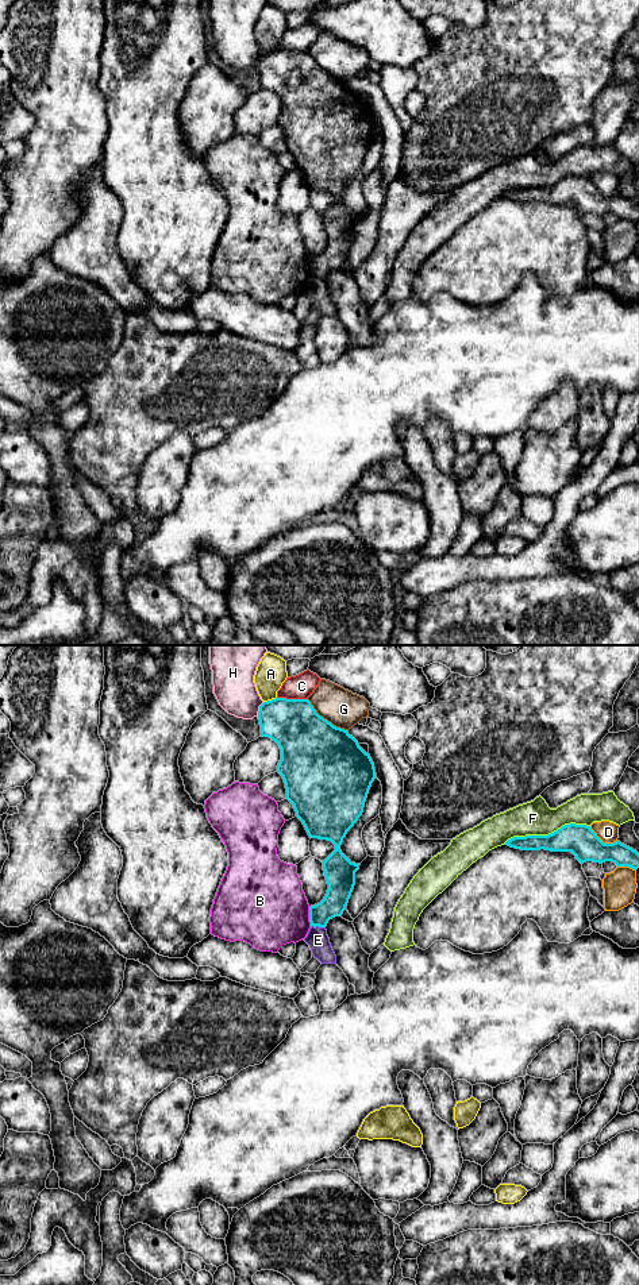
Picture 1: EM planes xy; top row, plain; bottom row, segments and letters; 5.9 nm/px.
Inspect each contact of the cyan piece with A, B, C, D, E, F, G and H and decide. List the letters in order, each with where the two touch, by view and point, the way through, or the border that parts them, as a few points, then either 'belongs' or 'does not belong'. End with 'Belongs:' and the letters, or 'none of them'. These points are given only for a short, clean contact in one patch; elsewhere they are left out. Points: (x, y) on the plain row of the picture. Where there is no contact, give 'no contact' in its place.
A: xy (269, 53) | does not belong
B: xy (310, 269) | does not belong
C: xy (292, 51) | does not belong
D: xy (601, 193) | does not belong
E: xy (318, 277) | along xy (311, 277), (324, 280) | does not belong
F: xy (546, 188) | does not belong
G: xy (323, 70) | does not belong
H: xy (260, 61) | does not belong
Belongs: none of them

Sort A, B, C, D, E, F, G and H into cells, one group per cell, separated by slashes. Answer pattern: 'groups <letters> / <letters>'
groups A / B / C / D / E / F / G / H

